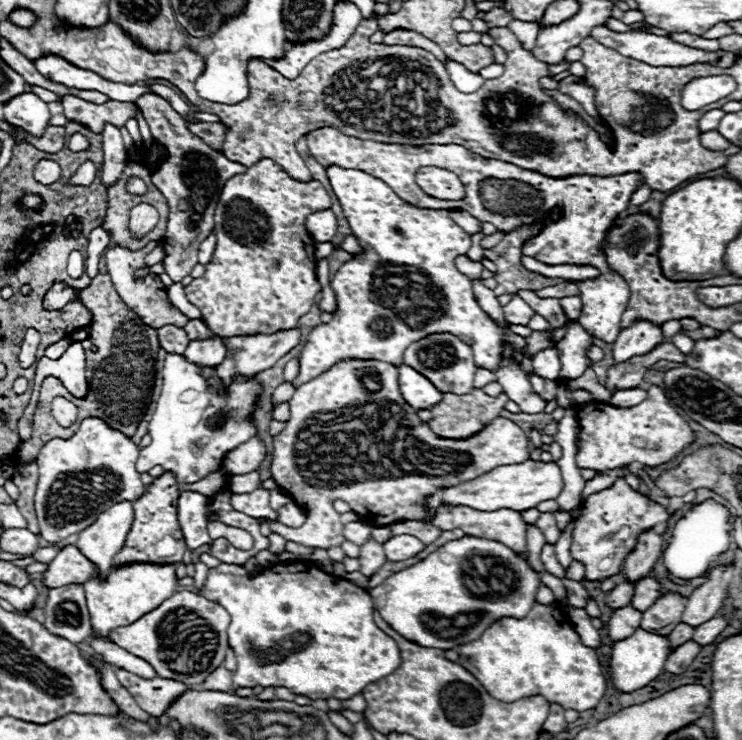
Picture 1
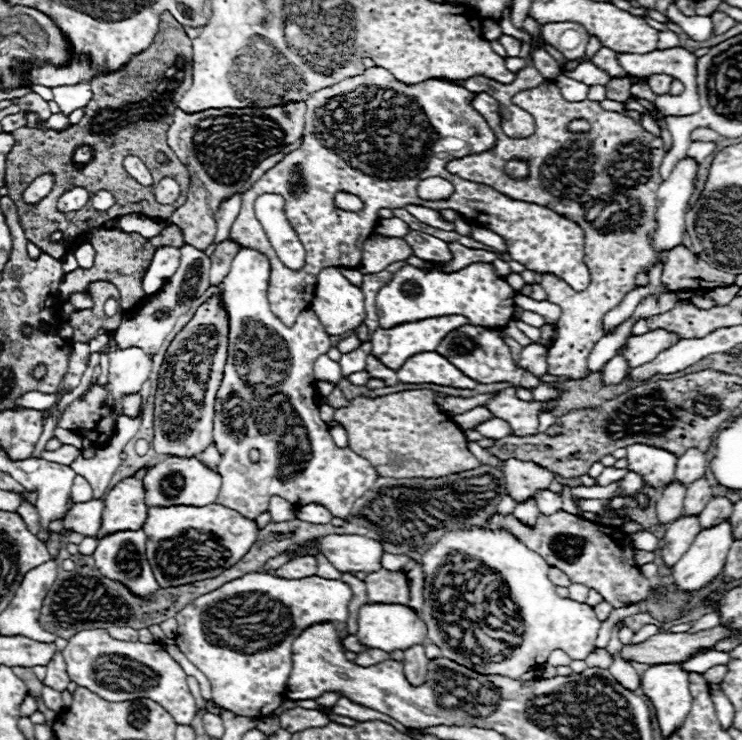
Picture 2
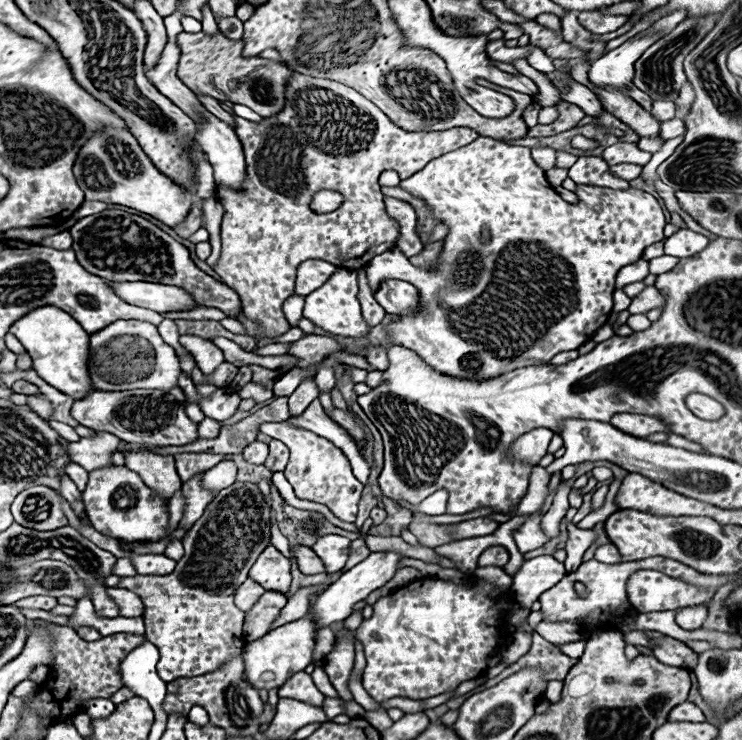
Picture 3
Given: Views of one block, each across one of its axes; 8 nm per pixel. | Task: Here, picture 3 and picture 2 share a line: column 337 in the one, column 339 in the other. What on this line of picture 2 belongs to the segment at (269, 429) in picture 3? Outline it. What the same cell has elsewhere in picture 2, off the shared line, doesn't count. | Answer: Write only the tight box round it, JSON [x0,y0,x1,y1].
[214,248,380,518]

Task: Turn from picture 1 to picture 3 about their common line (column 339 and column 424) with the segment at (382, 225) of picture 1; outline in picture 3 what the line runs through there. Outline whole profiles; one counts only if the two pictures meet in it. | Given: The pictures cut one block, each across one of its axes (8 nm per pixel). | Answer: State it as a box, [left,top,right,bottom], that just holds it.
[364,136,666,380]

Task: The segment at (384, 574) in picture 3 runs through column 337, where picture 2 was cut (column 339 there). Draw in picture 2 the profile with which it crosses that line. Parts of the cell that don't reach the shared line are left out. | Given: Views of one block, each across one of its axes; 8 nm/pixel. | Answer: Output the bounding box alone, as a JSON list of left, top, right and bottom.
[176,572,352,718]

